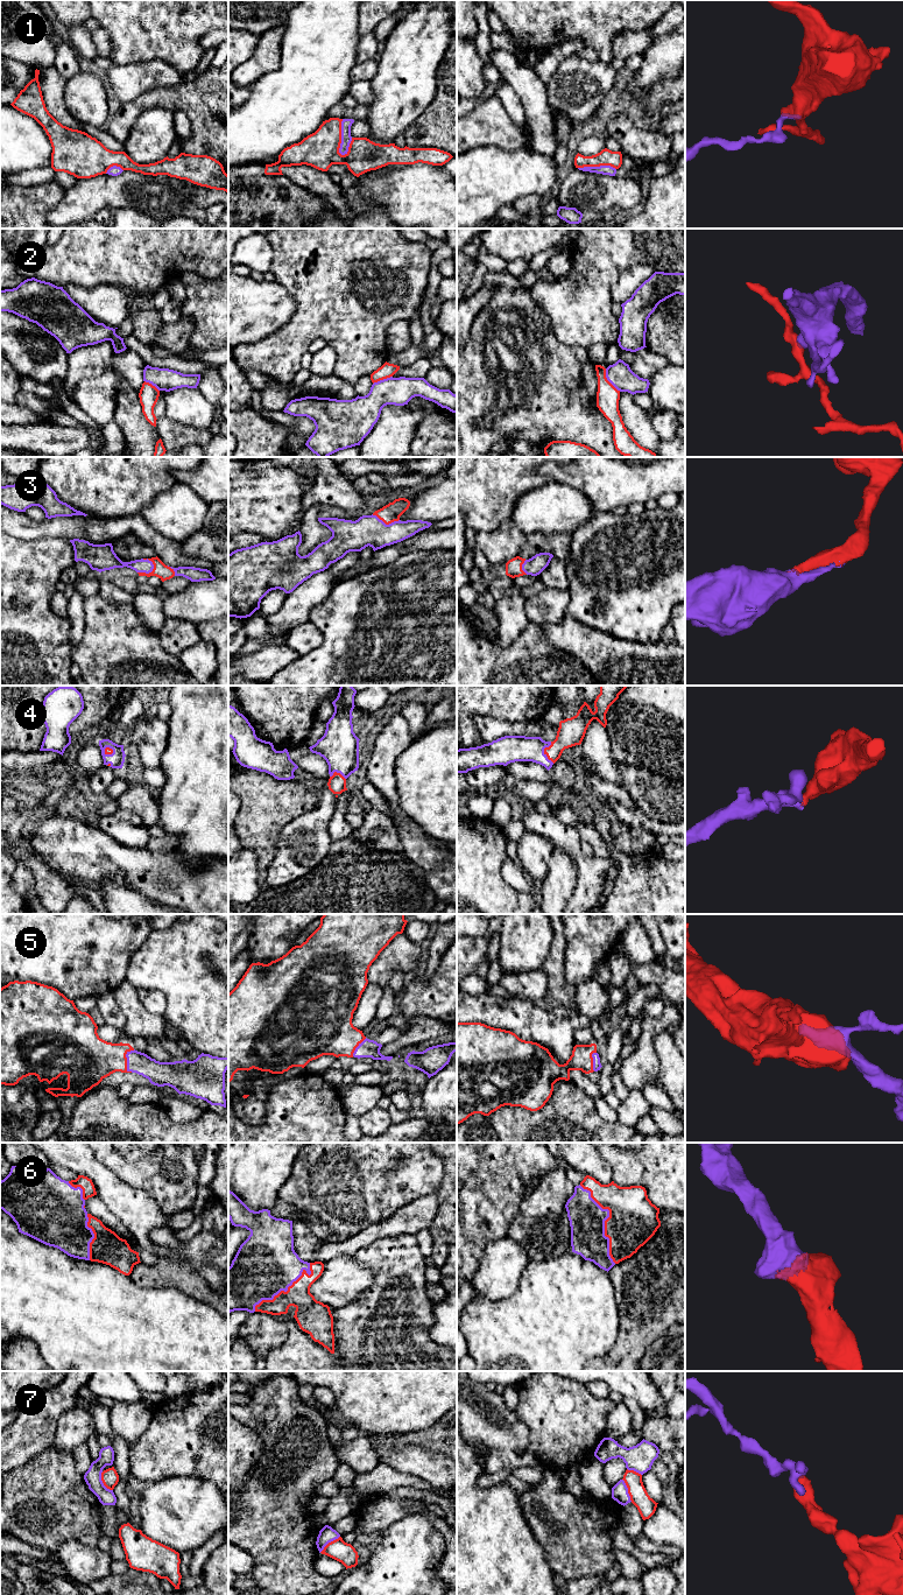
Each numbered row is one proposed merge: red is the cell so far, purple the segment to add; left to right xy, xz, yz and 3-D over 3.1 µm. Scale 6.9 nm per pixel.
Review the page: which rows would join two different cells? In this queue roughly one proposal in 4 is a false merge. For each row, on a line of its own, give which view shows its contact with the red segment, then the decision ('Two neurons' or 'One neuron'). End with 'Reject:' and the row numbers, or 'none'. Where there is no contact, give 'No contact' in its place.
1: Touches red in xz. Two neurons
2: Touches red in yz. Two neurons
3: Touches red in xy. One neuron
4: Touches red in yz. One neuron
5: Touches red in xy. One neuron
6: Touches red in yz. One neuron
7: Touches red in xy. Two neurons
Reject: 1, 2, 7

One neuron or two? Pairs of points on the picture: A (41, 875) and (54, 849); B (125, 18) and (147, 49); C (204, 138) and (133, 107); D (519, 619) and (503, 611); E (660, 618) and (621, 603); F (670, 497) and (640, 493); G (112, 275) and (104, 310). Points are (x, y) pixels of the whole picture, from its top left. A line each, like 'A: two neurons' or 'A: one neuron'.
A: two neurons
B: one neuron
C: one neuron
D: one neuron
E: one neuron
F: two neurons
G: two neurons

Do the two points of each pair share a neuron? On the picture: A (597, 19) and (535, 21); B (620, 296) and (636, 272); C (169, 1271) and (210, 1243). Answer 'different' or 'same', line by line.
A: same
B: same
C: same

